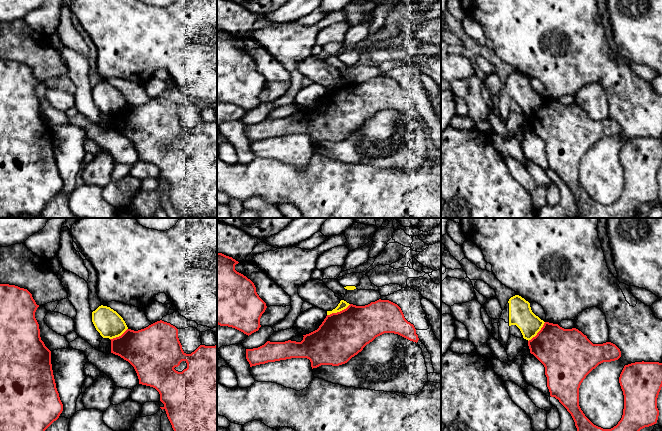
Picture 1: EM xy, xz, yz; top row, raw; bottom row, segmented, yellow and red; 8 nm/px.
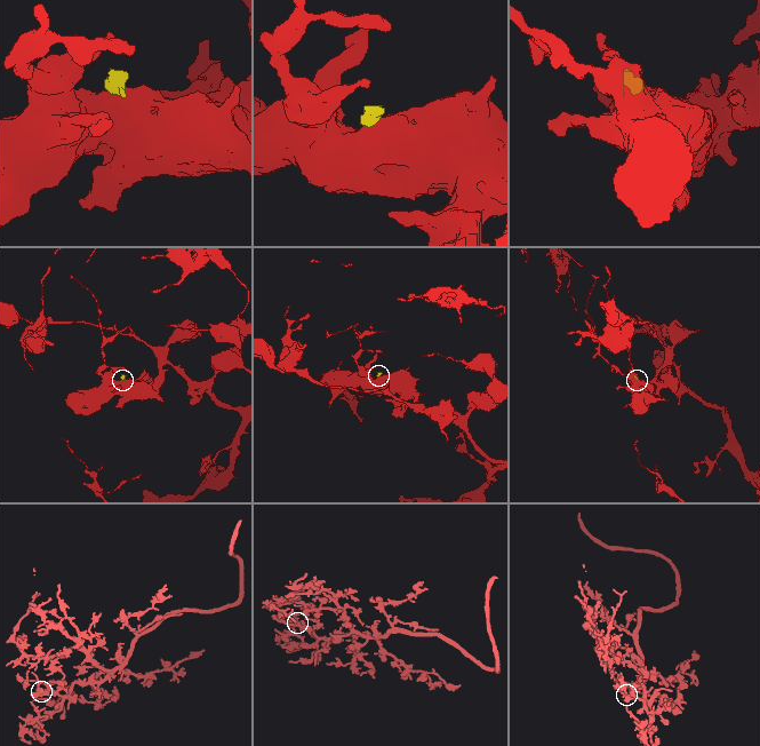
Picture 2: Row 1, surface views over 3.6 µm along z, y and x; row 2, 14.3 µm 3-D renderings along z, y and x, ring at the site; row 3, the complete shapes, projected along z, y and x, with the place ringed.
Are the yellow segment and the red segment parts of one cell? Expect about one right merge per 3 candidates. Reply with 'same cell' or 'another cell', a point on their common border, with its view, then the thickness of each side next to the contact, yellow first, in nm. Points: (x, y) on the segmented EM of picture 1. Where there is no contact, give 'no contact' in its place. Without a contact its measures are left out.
another cell; meets yellow in xz at (338, 311); 70 nm thick on the yellow side, 380 nm on the other

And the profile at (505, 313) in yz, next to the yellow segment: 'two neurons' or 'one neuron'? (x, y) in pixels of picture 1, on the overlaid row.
one neuron

